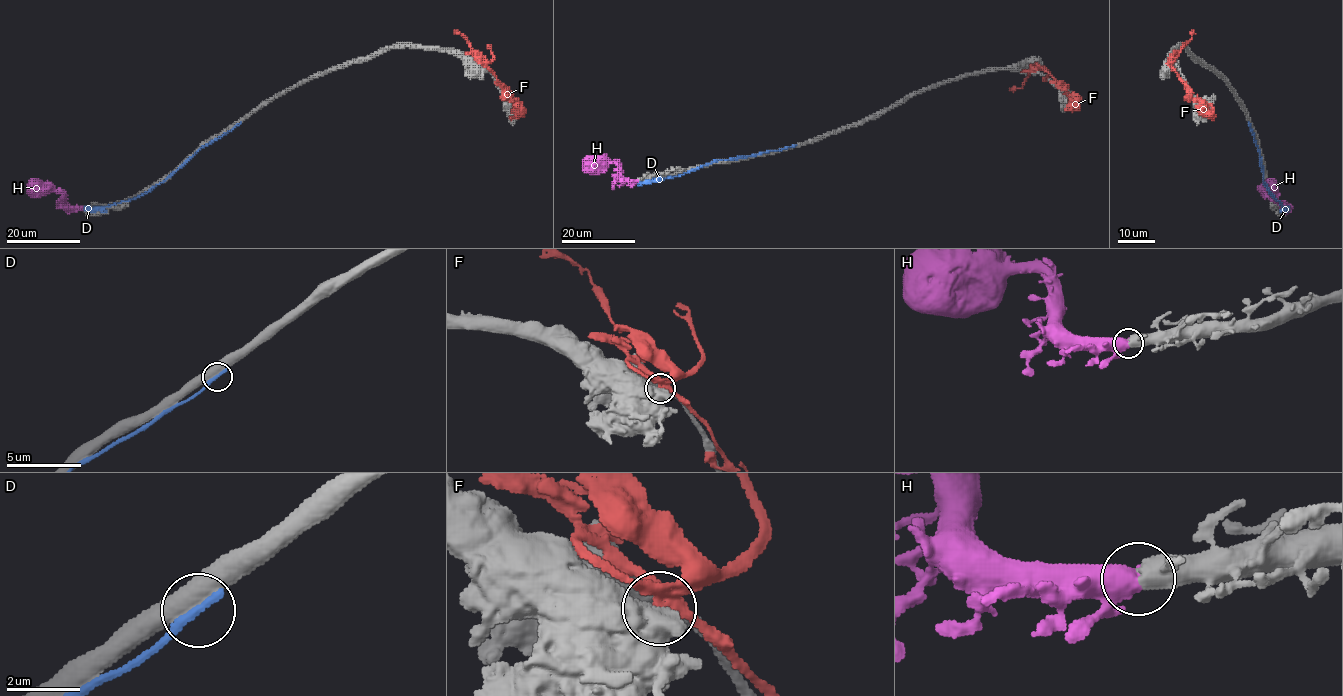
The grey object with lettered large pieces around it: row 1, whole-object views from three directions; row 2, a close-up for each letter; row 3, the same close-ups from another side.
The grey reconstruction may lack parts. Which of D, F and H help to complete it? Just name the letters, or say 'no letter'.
H

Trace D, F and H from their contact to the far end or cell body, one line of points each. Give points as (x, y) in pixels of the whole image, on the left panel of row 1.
D: (237, 125), (203, 145), (149, 190), (108, 206), (83, 206)
F: (483, 65), (493, 73), (500, 83), (501, 93), (515, 106), (515, 114), (508, 117)
H: (83, 208), (69, 208), (64, 197), (49, 186), (28, 187)

